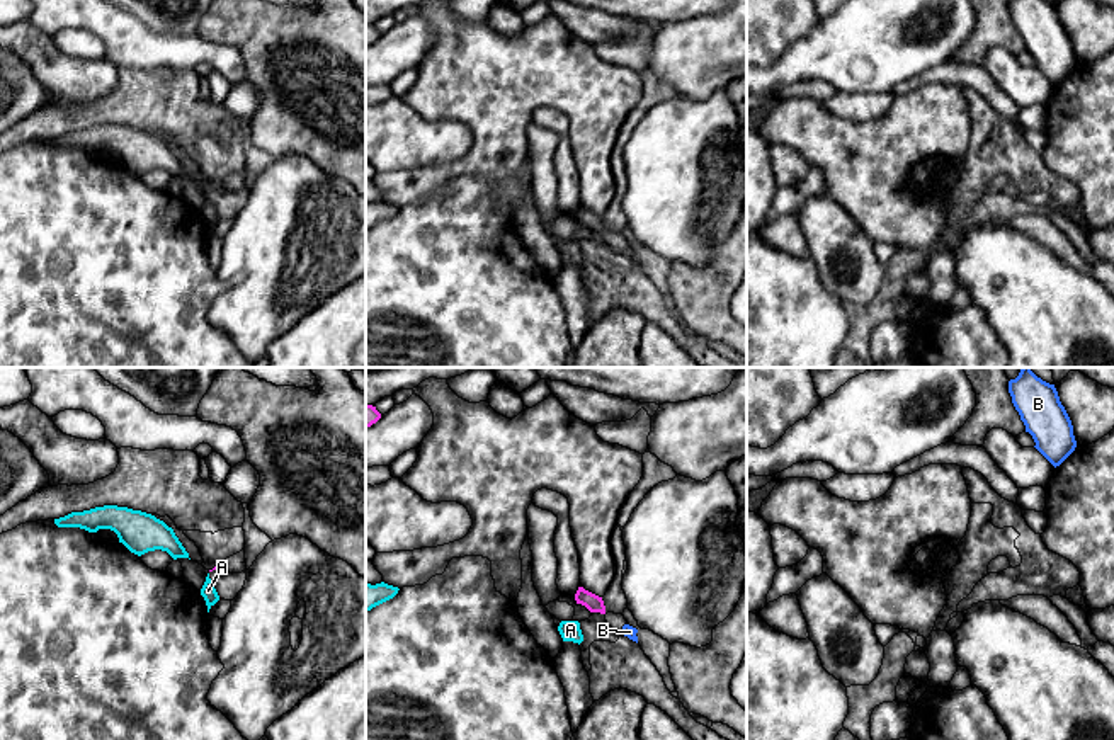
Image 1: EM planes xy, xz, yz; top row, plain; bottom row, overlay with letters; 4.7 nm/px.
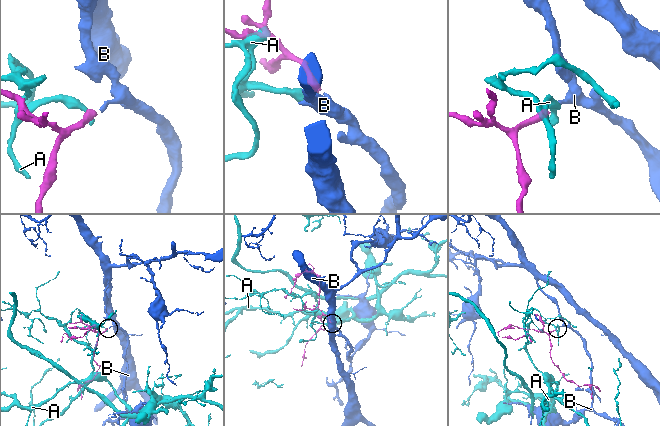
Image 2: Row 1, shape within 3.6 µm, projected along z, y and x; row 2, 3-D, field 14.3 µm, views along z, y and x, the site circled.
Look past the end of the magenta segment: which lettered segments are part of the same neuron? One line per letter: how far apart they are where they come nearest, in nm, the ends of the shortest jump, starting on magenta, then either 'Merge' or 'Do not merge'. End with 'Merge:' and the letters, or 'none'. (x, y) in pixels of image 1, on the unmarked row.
A: Distance 80 nm. Across: xz (589, 228), (577, 240). Do not merge
B: Distance 110 nm. Across: xz (604, 232), (623, 245). Merge
Merge: B

